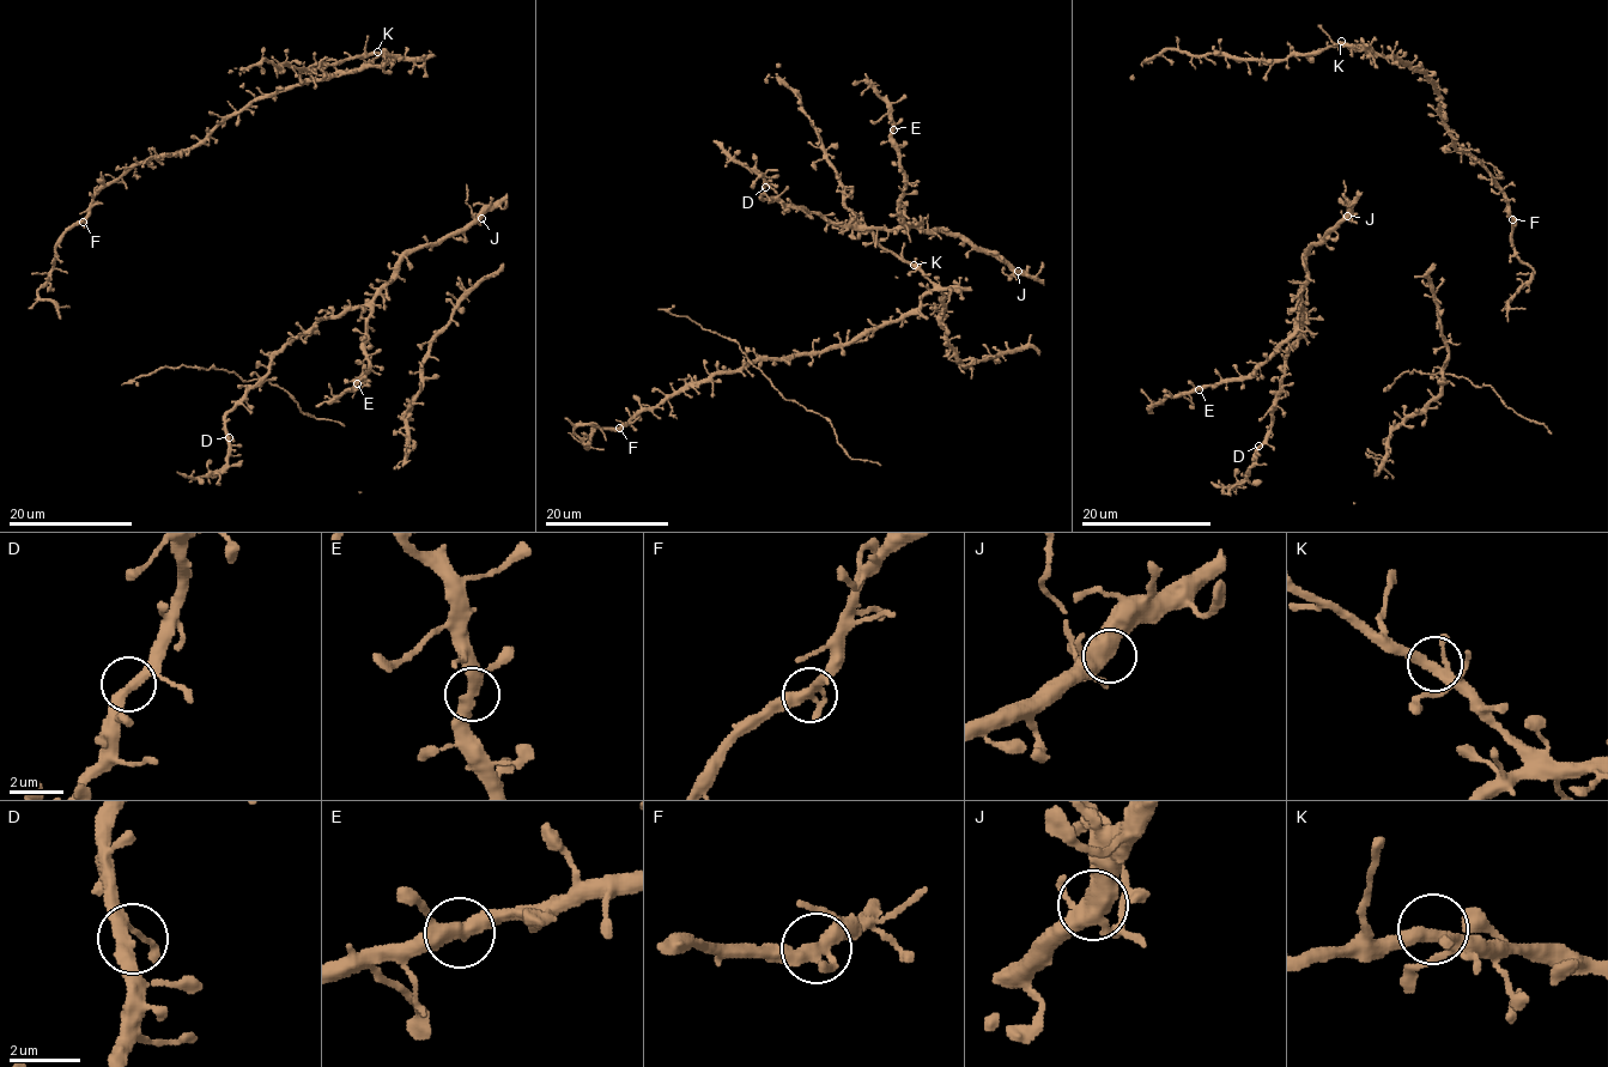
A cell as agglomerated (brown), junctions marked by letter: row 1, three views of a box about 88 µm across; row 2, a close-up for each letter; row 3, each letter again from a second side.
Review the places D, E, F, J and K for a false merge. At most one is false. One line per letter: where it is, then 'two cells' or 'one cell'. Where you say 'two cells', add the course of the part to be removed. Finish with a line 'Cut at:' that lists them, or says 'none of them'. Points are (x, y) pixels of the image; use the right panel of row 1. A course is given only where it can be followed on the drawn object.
D: place (1258, 446); one cell
E: place (1199, 389); one cell
F: place (1512, 219); one cell
J: place (1347, 216); one cell
K: place (1341, 41); one cell
Cut at: none of them

